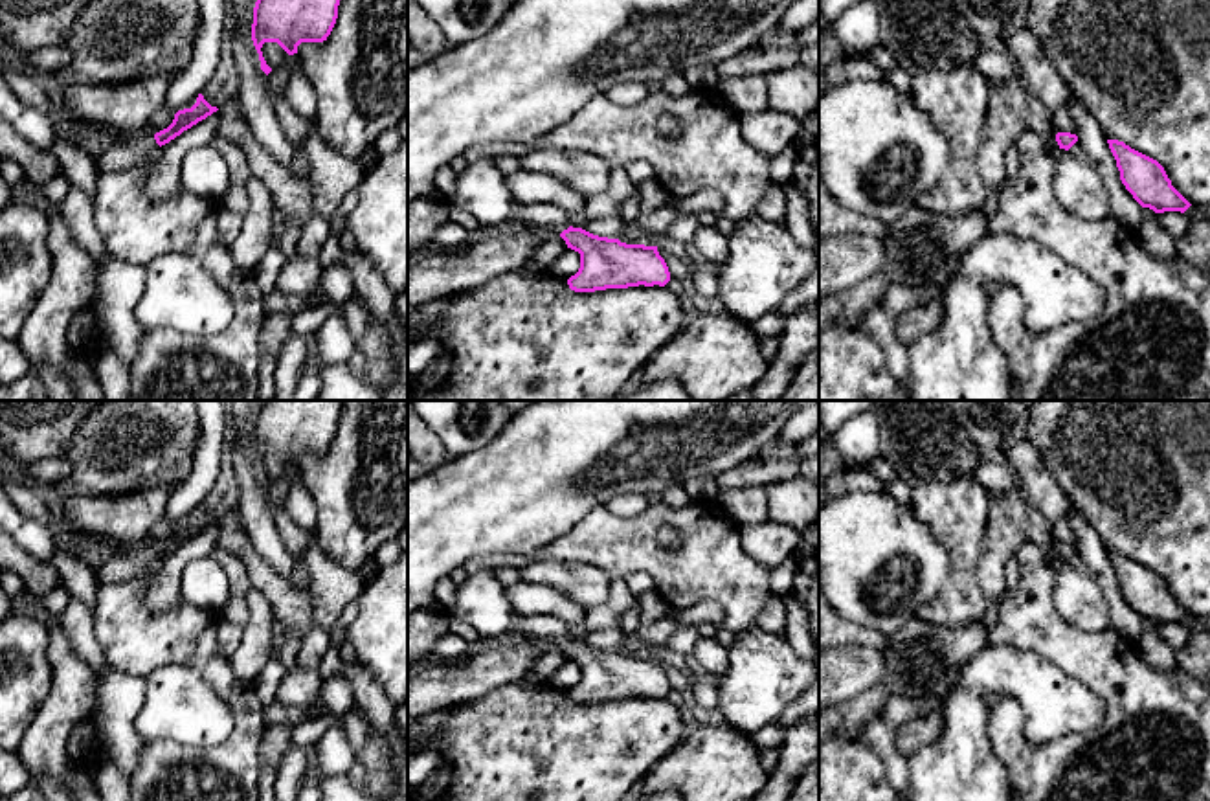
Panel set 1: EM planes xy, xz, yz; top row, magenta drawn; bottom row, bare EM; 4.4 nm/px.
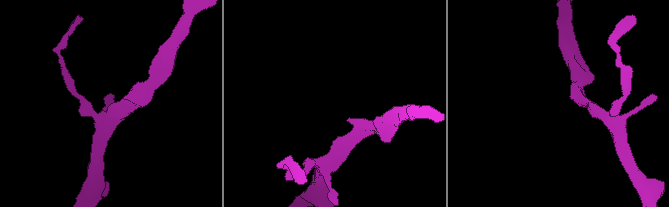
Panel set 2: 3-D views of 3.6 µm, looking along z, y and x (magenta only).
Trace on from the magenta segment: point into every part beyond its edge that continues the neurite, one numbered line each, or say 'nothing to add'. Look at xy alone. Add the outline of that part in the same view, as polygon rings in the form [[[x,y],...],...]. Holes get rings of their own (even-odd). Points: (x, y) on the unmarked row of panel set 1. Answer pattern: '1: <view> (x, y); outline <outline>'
1: xy (120, 566); outline [[[134,546],[129,549],[114,549],[94,566],[99,584],[123,584],[147,575],[158,562],[160,557],[156,555],[154,546]]]

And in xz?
1: xz (544, 629); outline [[[551,614],[516,617],[512,630],[516,630],[523,641],[545,647],[560,647],[571,637],[569,626],[560,617]]]

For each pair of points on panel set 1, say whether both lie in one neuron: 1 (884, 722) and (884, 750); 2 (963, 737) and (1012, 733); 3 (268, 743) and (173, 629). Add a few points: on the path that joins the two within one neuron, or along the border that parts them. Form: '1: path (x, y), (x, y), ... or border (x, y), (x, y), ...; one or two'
1: path (884, 730), (884, 743); one
2: border (992, 693), (988, 743), (1008, 774); two
3: border (267, 728), (259, 746), (259, 763); two

